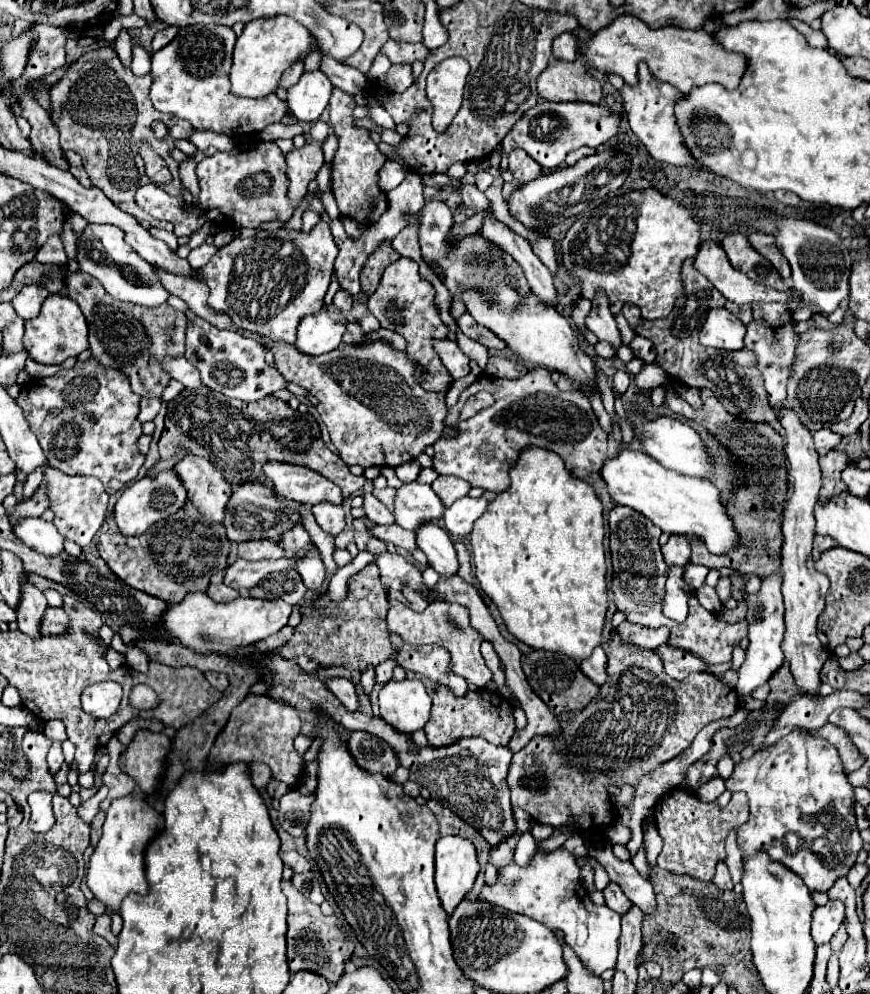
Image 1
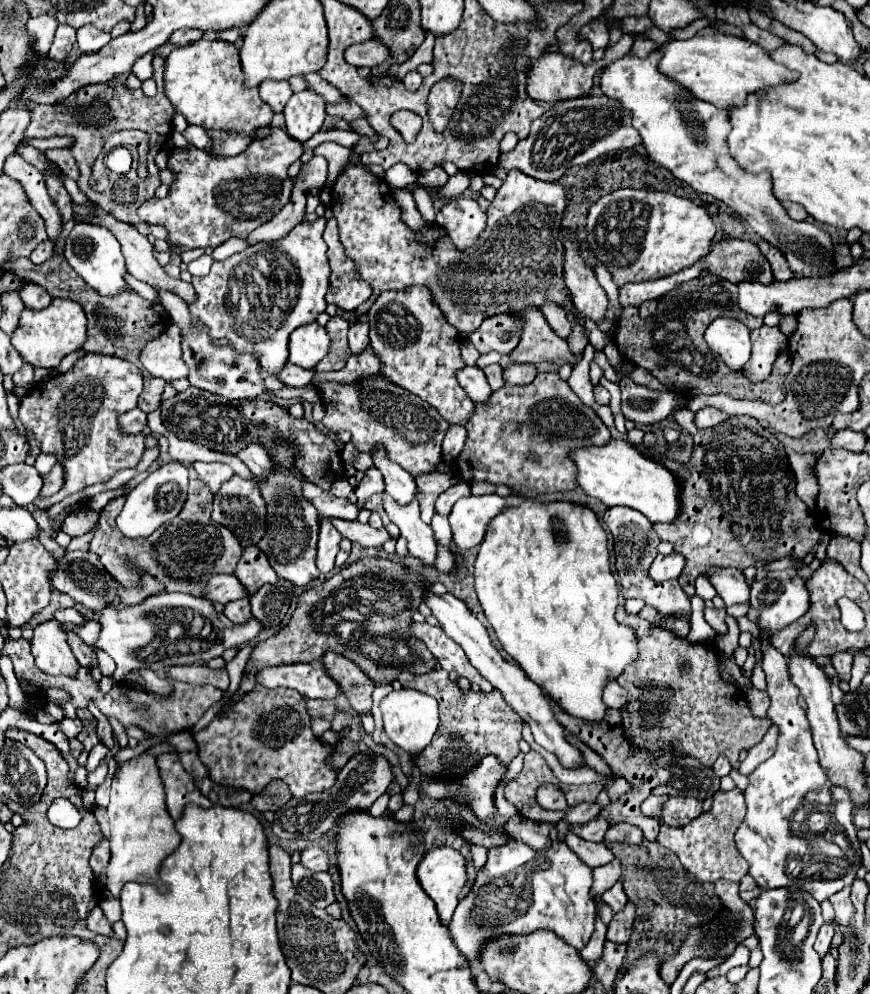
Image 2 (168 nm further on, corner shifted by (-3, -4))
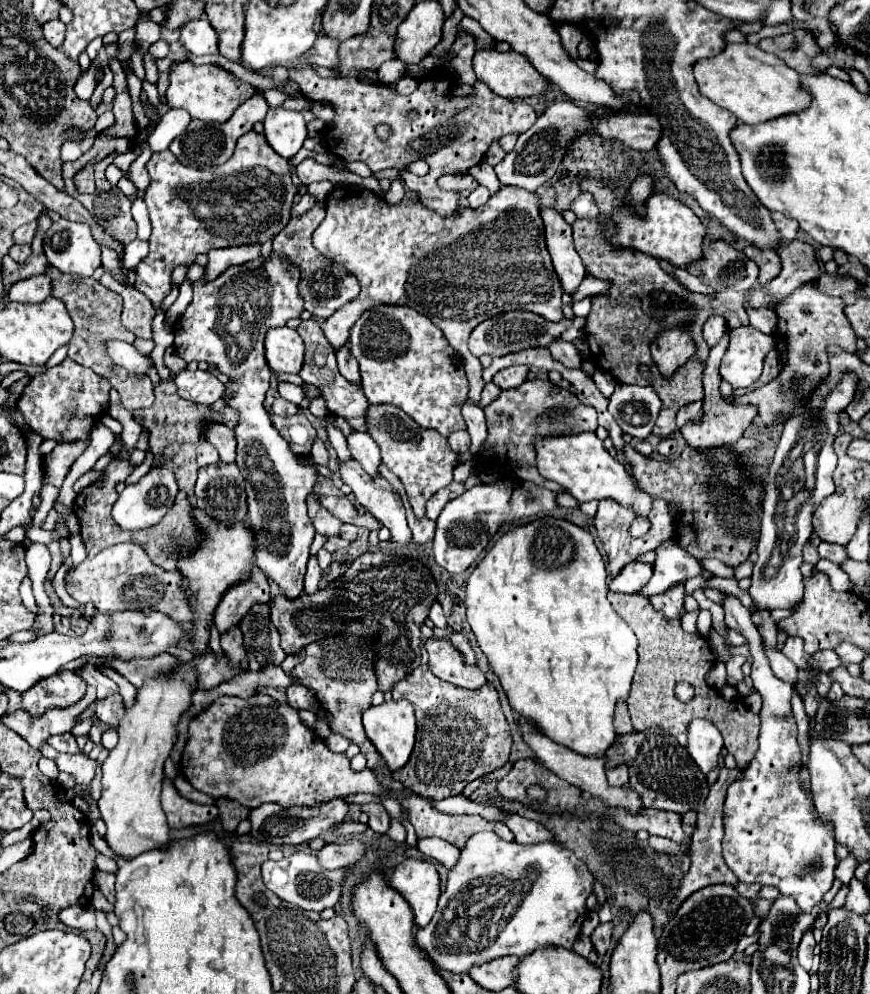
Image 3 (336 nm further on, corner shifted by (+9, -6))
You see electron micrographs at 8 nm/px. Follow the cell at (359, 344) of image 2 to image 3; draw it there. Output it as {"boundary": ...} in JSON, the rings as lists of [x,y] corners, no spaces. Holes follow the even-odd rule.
{"boundary":[[[344,346],[344,350],[340,350],[340,352],[336,354],[336,358],[338,358],[338,370],[340,370],[340,374],[342,374],[348,382],[354,382],[354,384],[360,386],[362,382],[360,382],[358,366],[356,366],[356,360],[352,358],[348,346]]]}

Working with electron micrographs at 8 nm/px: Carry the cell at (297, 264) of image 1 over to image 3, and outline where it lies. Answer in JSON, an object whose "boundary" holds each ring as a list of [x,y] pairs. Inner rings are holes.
{"boundary":[[[276,254],[264,264],[260,258],[246,262],[244,266],[234,266],[220,274],[210,284],[204,284],[202,280],[194,282],[194,300],[182,314],[182,318],[174,324],[174,350],[176,354],[186,362],[206,362],[214,364],[224,376],[230,378],[226,382],[224,390],[224,402],[240,412],[238,424],[234,428],[236,436],[236,466],[240,466],[240,472],[246,480],[246,494],[248,494],[248,516],[250,524],[256,534],[258,550],[256,550],[256,566],[272,578],[282,590],[284,596],[294,600],[302,594],[306,564],[310,558],[310,544],[314,538],[312,522],[308,522],[306,514],[306,496],[310,494],[314,482],[316,482],[316,470],[310,466],[298,464],[296,456],[292,454],[288,442],[278,434],[278,430],[272,424],[272,418],[268,410],[264,408],[264,398],[270,388],[270,370],[264,362],[264,334],[274,328],[286,324],[290,318],[298,318],[304,310],[304,302],[300,302],[298,296],[298,276],[296,268],[286,268],[286,262],[280,262]]]}

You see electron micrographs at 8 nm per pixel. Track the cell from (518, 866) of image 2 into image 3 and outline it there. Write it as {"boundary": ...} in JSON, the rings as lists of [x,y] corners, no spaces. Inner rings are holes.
{"boundary":[[[476,832],[468,838],[460,850],[458,862],[450,868],[446,890],[438,900],[438,910],[428,926],[416,930],[414,944],[438,970],[442,968],[456,974],[508,954],[524,958],[524,954],[528,956],[544,946],[572,948],[574,940],[580,936],[582,922],[588,918],[586,898],[592,894],[592,886],[594,876],[584,862],[556,842],[518,844],[506,842],[494,832]]]}

